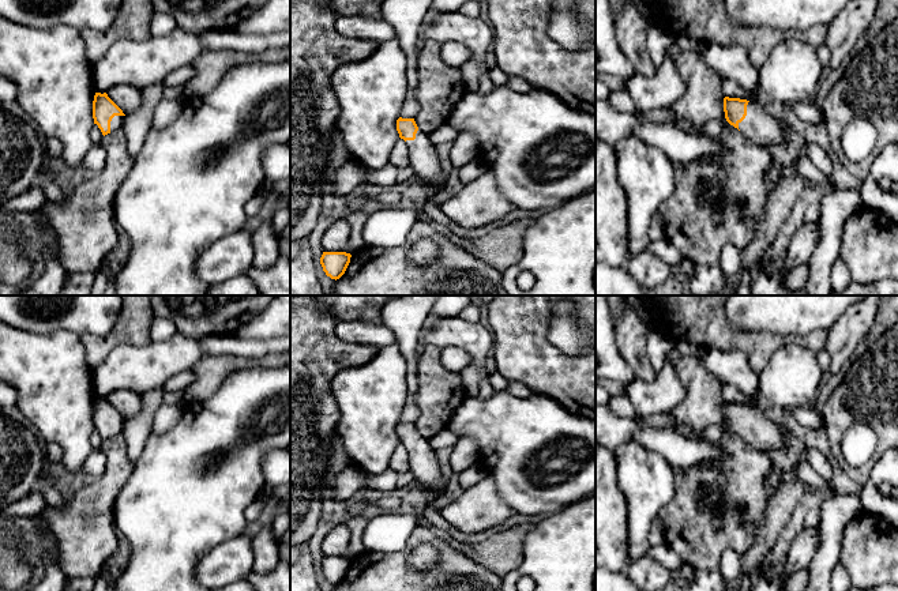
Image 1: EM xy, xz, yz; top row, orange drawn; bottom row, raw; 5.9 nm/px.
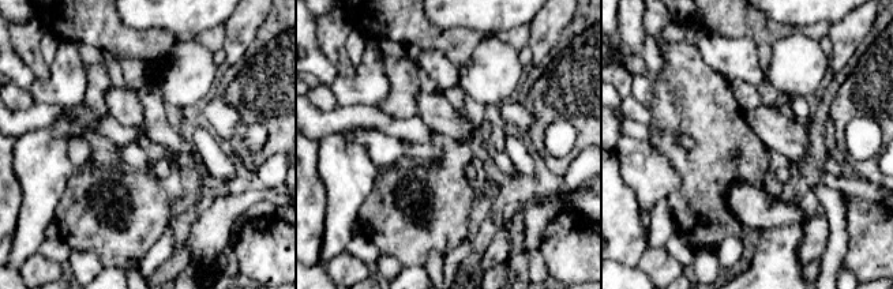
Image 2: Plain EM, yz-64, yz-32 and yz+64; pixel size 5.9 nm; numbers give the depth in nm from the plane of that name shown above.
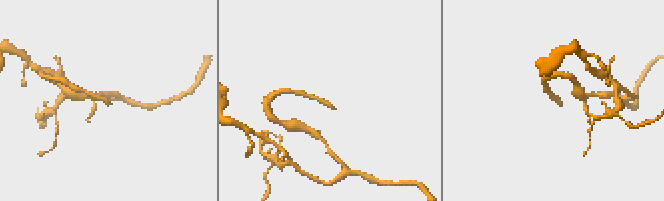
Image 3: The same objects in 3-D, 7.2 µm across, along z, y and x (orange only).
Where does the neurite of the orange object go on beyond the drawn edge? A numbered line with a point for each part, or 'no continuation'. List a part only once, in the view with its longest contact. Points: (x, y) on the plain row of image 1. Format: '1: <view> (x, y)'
1: yz (759, 430)

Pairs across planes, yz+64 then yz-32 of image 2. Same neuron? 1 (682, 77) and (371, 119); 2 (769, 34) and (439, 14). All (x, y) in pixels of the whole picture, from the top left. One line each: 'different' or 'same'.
1: different
2: different

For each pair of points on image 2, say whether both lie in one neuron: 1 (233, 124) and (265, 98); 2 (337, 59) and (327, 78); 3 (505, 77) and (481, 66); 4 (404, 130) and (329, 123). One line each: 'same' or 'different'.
1: different
2: different
3: same
4: same

